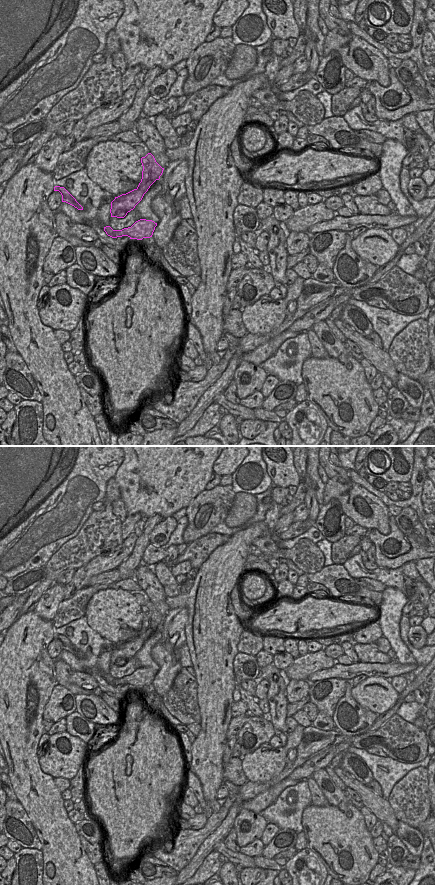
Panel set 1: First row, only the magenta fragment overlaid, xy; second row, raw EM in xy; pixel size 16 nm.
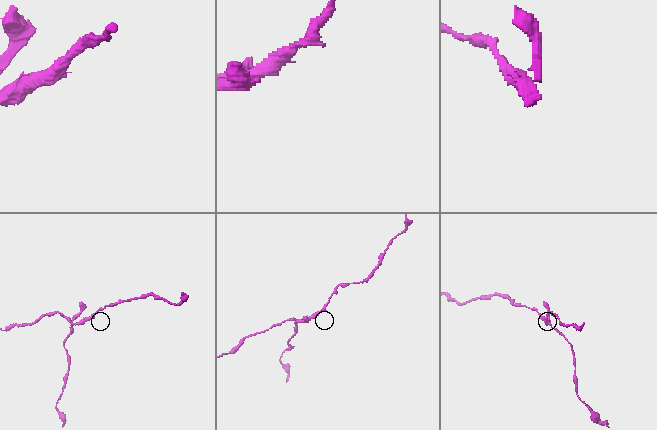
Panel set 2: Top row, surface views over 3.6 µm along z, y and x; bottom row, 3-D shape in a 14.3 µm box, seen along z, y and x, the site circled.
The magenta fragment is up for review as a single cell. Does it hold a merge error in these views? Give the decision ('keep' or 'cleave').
cleave

